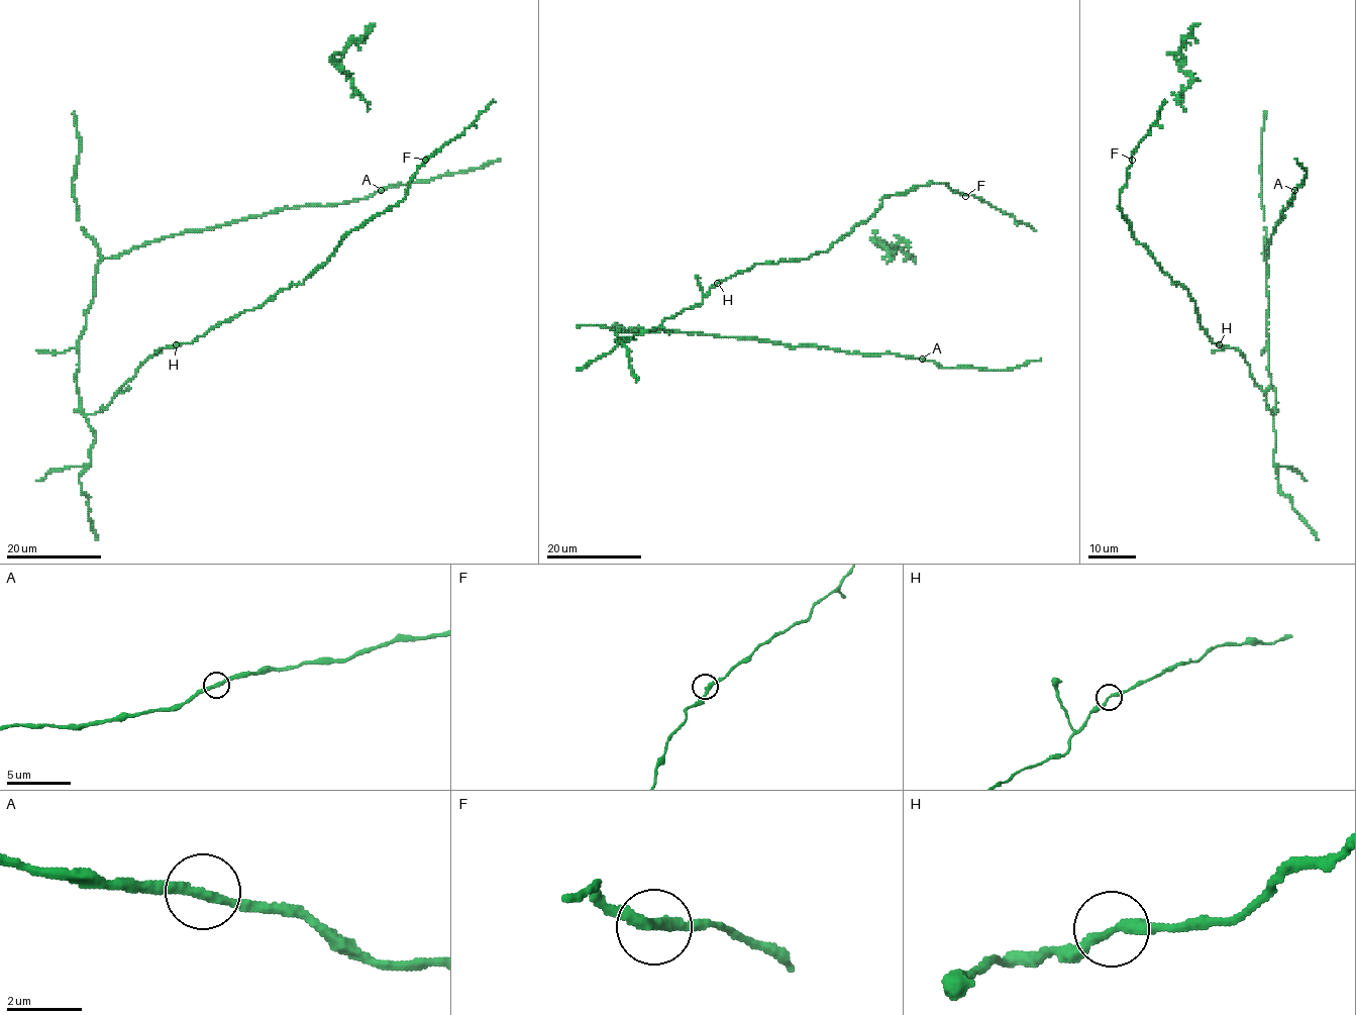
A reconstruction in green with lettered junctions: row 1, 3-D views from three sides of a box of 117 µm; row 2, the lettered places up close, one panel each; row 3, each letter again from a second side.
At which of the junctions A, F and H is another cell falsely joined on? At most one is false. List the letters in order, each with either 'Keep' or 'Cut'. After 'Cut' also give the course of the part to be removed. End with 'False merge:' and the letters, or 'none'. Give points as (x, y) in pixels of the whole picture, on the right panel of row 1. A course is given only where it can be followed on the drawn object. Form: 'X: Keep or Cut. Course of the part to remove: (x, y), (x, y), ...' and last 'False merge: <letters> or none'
A: Keep
F: Keep
H: Keep
False merge: none

